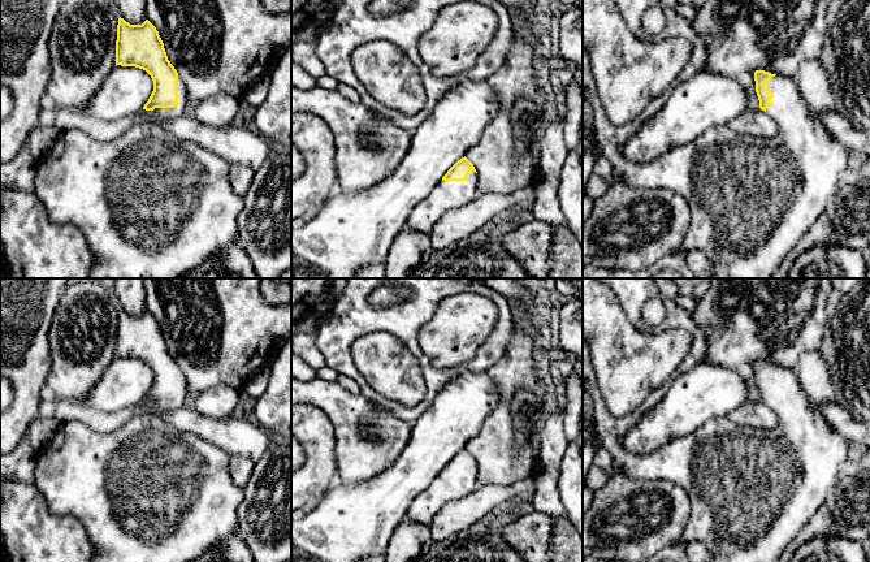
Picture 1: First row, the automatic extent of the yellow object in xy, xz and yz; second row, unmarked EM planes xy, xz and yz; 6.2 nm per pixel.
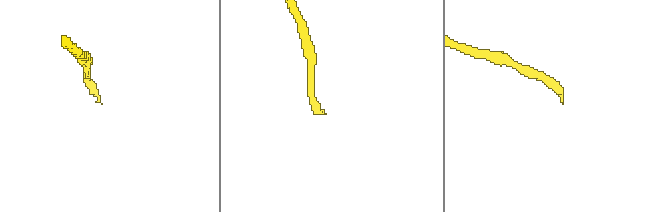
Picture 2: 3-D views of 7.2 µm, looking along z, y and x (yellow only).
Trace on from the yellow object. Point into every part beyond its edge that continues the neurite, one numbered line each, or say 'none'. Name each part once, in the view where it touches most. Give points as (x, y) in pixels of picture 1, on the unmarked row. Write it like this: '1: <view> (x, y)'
1: xy (147, 492)

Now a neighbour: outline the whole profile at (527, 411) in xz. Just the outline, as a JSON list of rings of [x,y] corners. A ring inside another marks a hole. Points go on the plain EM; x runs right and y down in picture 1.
[[[523,389],[512,399],[512,416],[516,427],[518,445],[521,446],[529,429],[537,429],[544,403],[536,401],[536,395]]]

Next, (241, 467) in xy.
[[[239,455],[230,457],[230,475],[233,483],[237,487],[242,489],[246,487],[255,467],[255,463],[256,462],[246,457],[239,457]]]

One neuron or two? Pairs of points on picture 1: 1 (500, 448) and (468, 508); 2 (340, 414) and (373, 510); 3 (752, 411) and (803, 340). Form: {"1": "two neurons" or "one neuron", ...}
{"1": "two neurons", "2": "two neurons", "3": "two neurons"}

